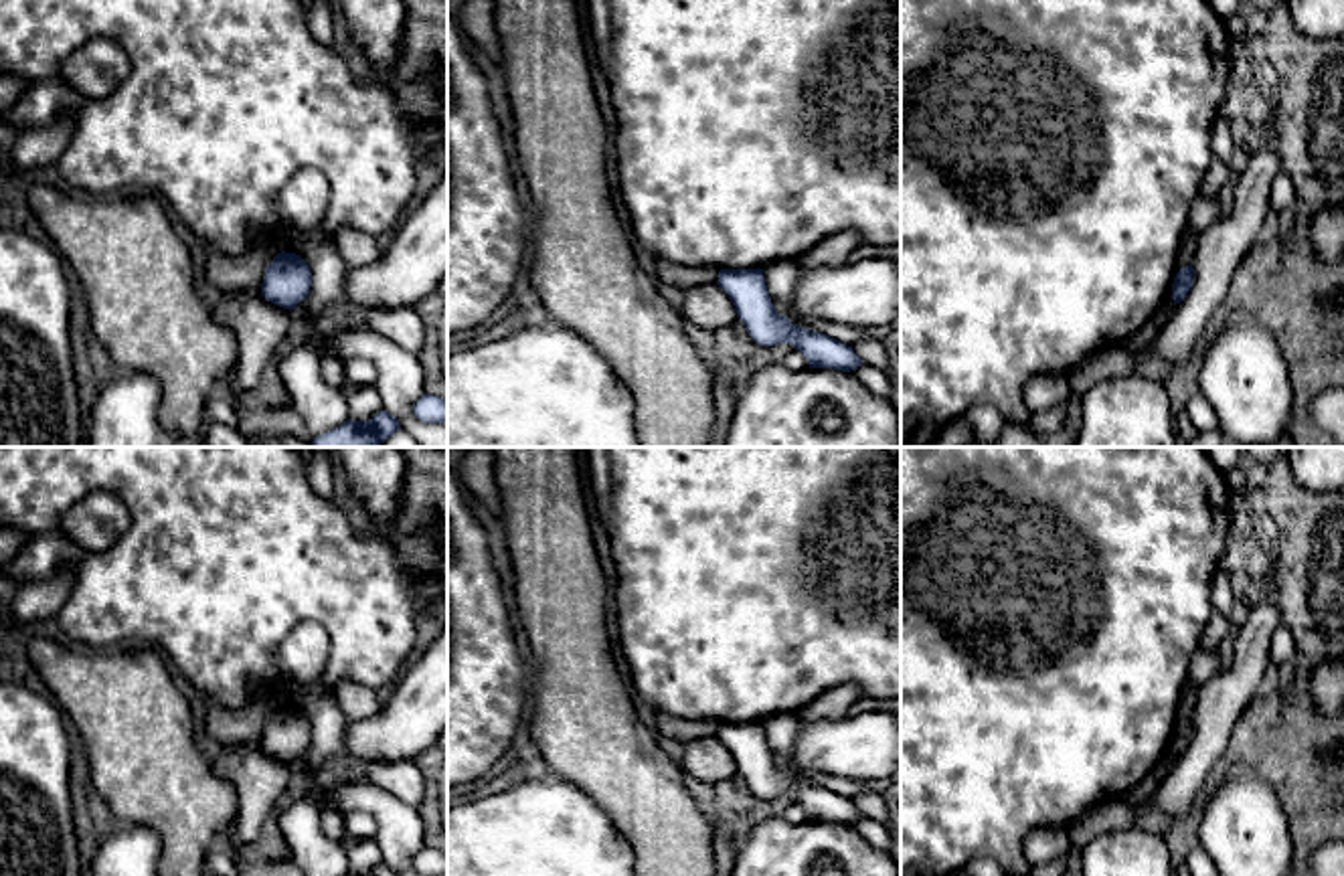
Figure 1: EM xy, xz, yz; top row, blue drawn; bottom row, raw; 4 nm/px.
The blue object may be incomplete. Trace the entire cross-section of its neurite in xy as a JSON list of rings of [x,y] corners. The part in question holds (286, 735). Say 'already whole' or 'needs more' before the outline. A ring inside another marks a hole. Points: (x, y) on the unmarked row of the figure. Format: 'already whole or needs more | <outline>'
already whole | [[[277,706],[267,718],[261,749],[283,761],[293,763],[310,747],[312,726],[306,714],[296,706]]]

